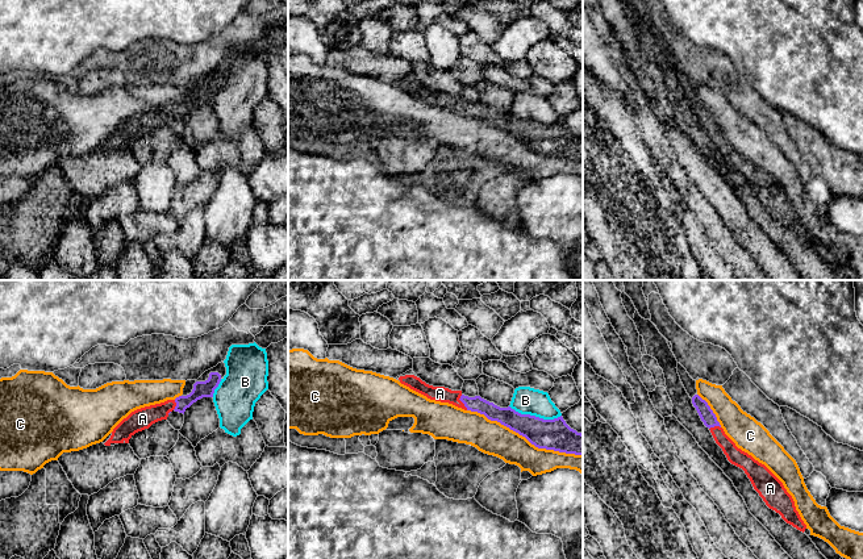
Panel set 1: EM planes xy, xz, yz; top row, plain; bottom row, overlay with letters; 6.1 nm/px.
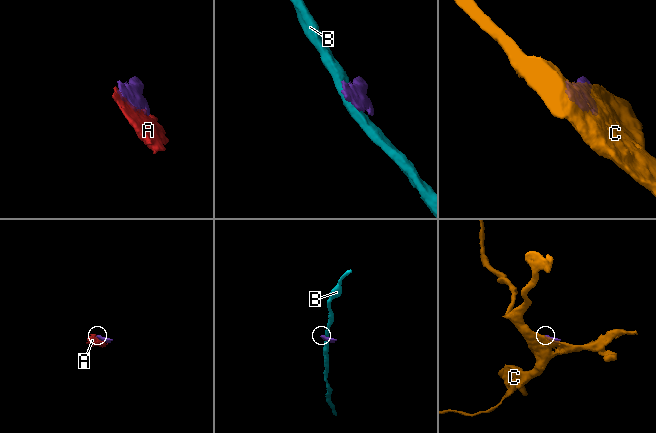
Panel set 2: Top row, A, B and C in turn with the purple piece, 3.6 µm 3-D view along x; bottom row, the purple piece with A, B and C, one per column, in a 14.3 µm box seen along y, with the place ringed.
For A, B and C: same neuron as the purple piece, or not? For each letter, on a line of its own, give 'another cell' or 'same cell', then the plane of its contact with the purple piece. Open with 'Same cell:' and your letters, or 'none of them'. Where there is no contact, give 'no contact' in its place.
Same cell: A
A: same cell; meets purple in xz
B: another cell; meets purple in xz
C: another cell; meets purple in xz

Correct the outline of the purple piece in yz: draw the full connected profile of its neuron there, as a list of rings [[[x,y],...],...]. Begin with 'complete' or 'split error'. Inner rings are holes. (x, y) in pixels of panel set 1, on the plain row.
split error; [[[695,100],[692,109],[704,130],[710,135],[716,149],[722,154],[727,166],[745,176],[766,210],[779,218],[787,229],[804,238],[806,230],[796,216],[795,207],[783,188],[764,170],[735,151],[725,139],[716,120],[705,105]]]

